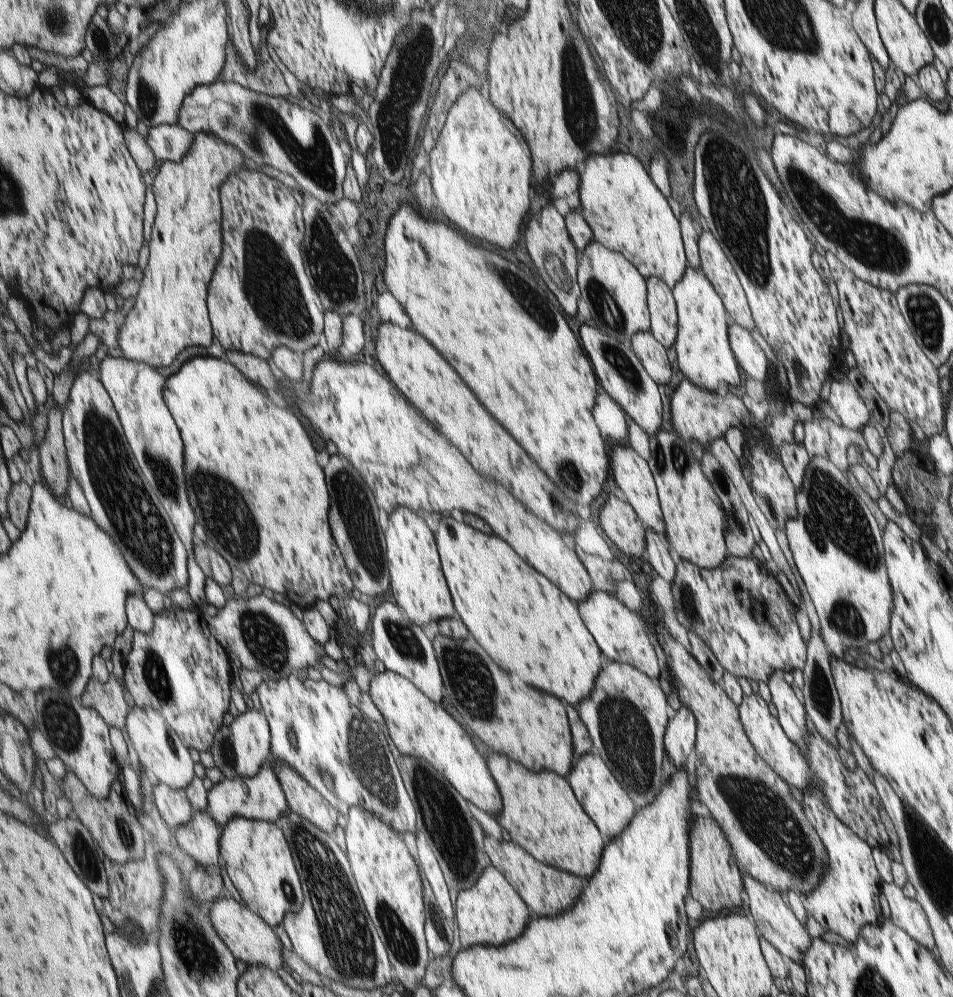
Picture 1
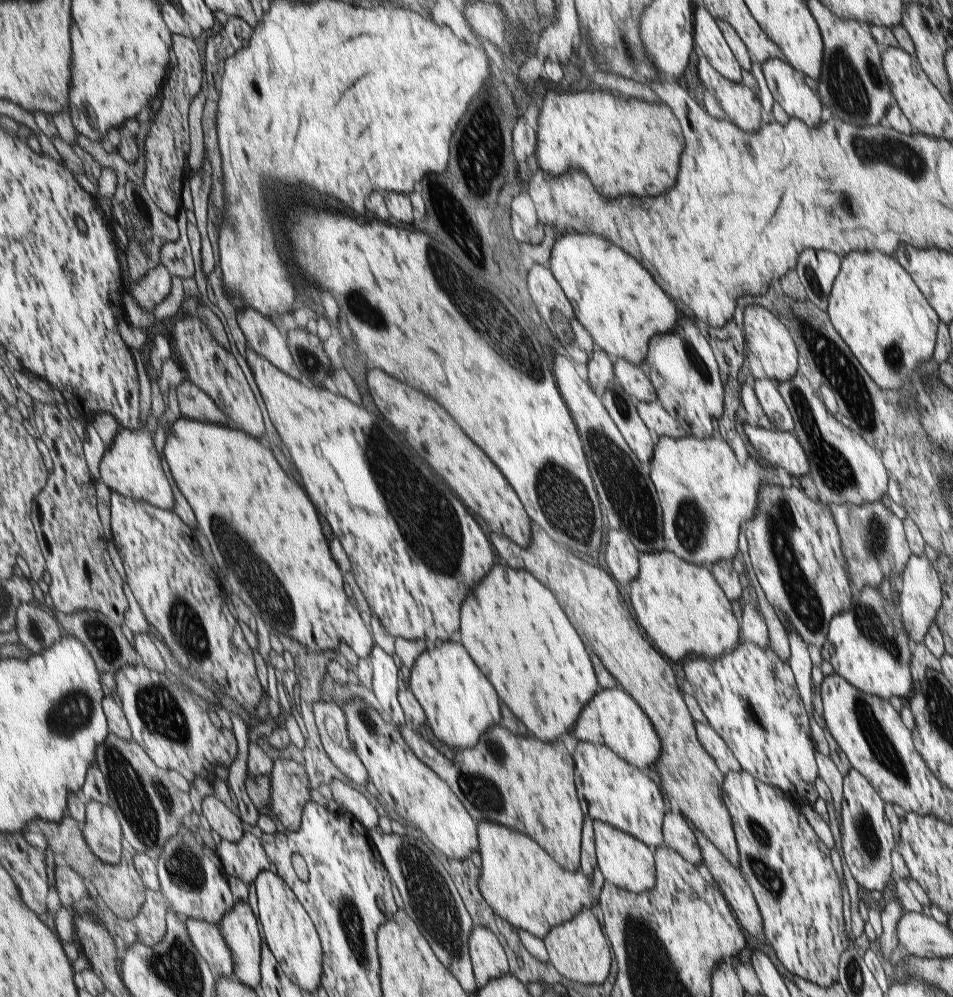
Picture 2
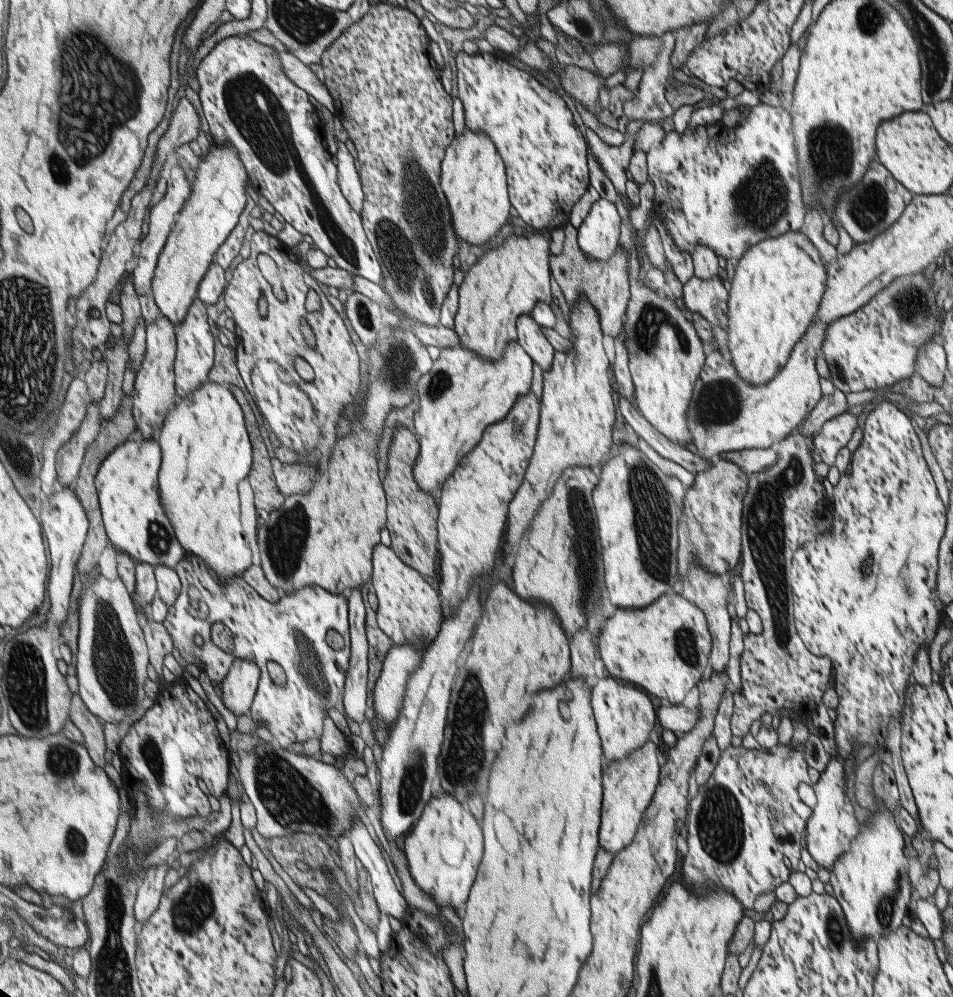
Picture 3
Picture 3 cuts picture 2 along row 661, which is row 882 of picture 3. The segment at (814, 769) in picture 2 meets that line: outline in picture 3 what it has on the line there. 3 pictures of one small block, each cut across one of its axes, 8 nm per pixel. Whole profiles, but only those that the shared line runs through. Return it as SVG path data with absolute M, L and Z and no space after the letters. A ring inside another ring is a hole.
M778 742L778 745L765 750L732 745L722 749L712 777L699 786L696 800L690 801L690 812L685 820L688 835L683 844L685 862L682 864L686 885L694 889L718 885L733 893L743 908L750 910L758 895L789 881L792 870L804 870L806 860L810 860L806 833L814 807L810 808L800 800L796 788L802 782L813 785L808 768L809 760L806 760L803 745L792 747Z

